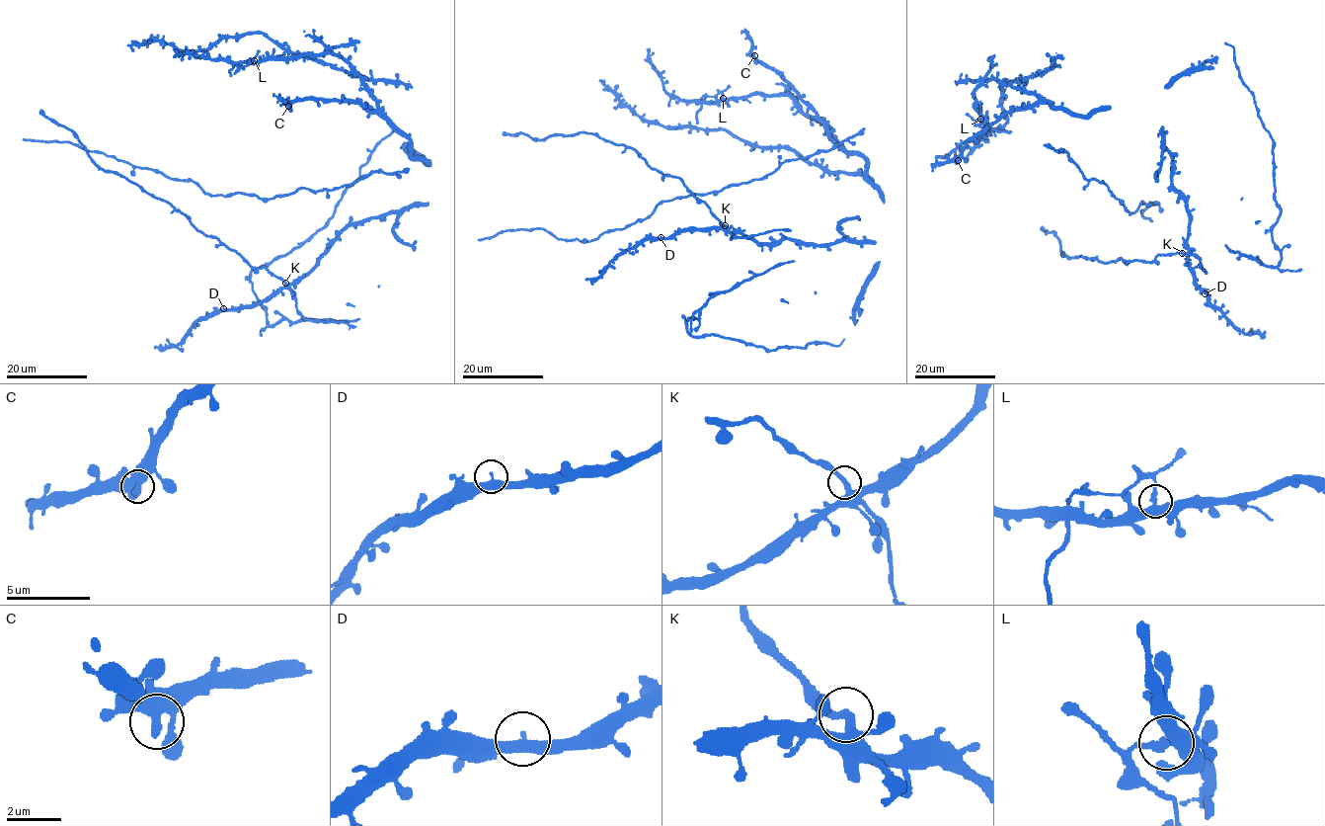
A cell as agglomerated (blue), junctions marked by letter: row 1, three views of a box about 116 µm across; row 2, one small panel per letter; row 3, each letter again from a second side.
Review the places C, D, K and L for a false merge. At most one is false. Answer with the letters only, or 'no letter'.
L

